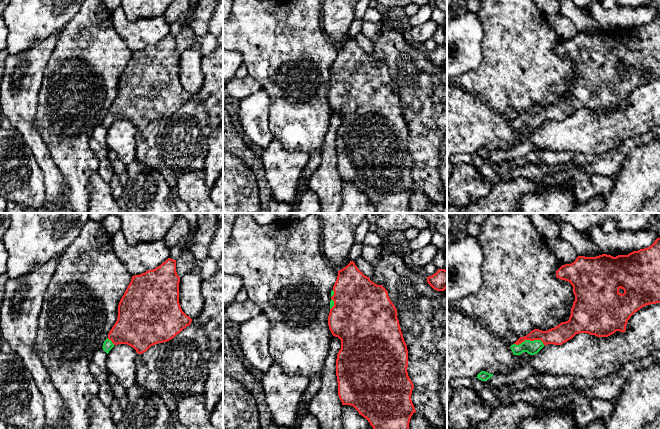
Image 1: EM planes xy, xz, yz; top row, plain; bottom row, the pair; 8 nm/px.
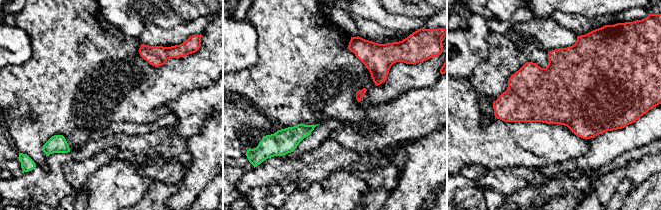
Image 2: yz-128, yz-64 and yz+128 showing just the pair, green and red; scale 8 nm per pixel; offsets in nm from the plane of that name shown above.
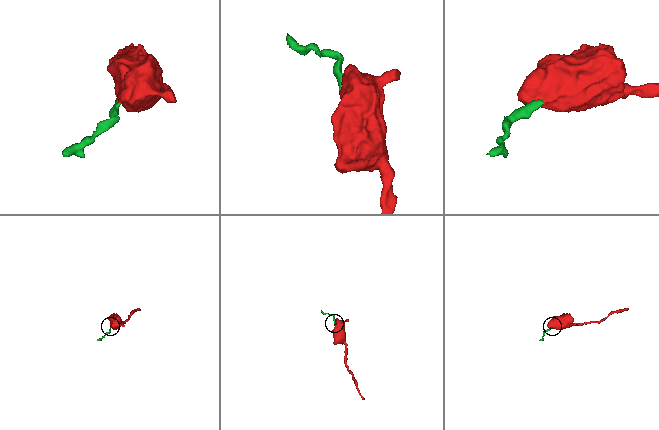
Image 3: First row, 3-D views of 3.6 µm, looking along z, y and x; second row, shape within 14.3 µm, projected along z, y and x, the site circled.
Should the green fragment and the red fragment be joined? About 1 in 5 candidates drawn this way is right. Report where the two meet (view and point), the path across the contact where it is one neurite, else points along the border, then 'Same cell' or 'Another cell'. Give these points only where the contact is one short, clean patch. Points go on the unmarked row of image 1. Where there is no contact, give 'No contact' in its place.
Touches green at yz (529, 116). Path across: yz (531, 123), (529, 116), (558, 111). Same cell

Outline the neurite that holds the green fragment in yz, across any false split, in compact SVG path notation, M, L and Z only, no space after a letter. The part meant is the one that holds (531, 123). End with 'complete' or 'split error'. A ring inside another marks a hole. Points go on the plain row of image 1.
M660 14L650 23L628 31L578 32L573 39L562 41L556 47L556 53L573 62L575 77L569 96L547 107L534 105L520 113L510 122L514 131L523 128L535 131L545 121L562 121L579 109L608 113L616 107L625 108L627 98L635 88L646 81L660 79Z | split error

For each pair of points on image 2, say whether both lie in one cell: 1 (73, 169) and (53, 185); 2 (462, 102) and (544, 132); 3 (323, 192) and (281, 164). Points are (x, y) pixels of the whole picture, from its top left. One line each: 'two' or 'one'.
1: two
2: one
3: two

